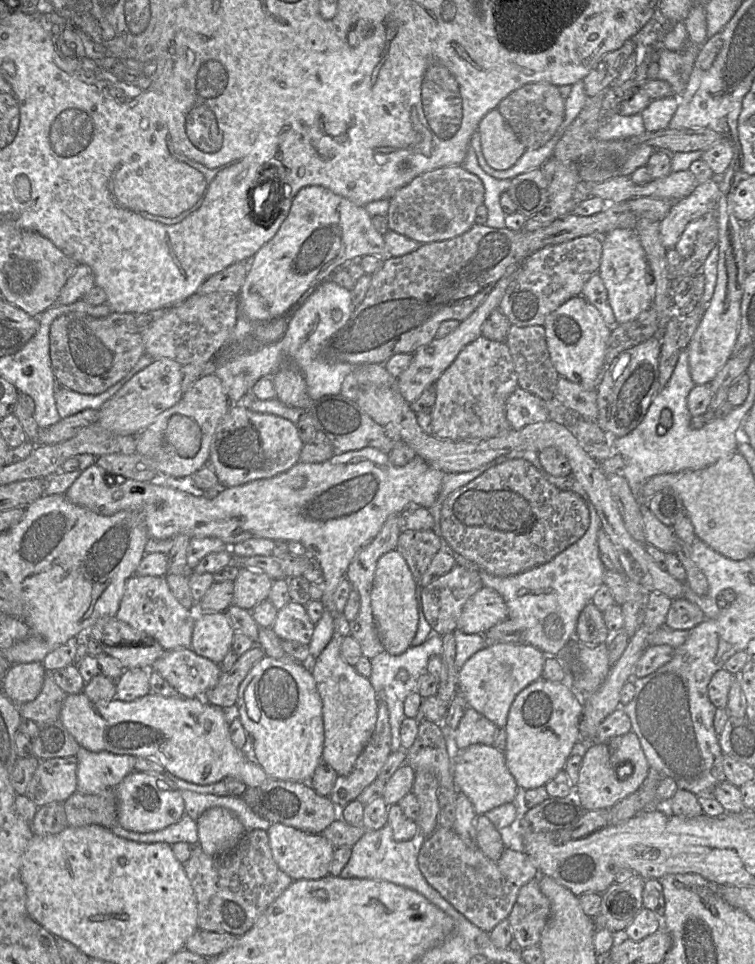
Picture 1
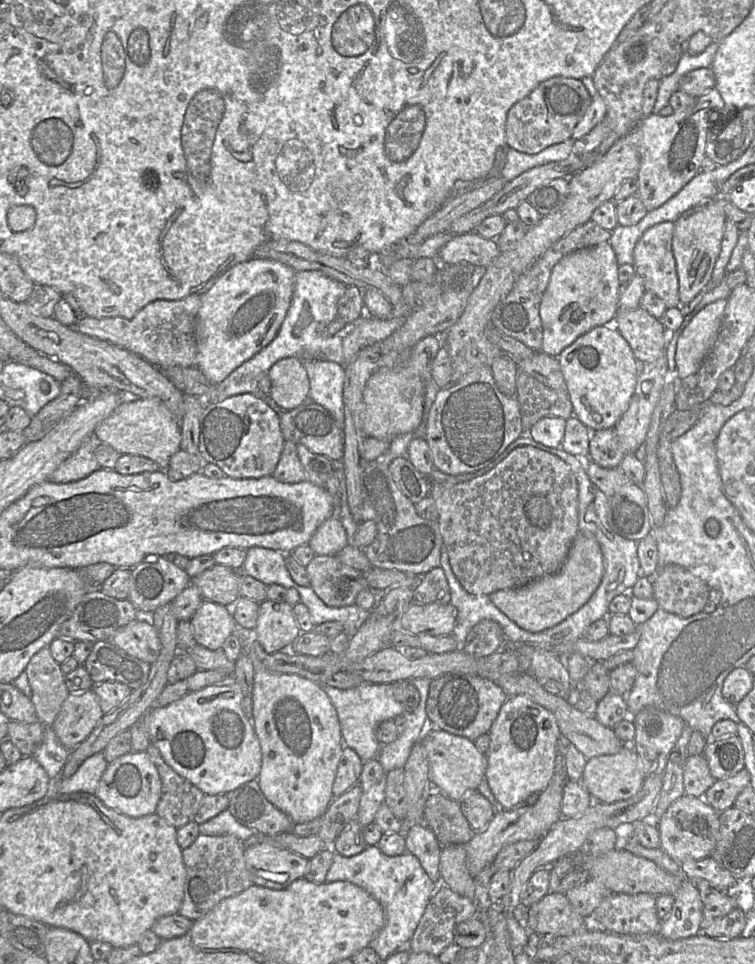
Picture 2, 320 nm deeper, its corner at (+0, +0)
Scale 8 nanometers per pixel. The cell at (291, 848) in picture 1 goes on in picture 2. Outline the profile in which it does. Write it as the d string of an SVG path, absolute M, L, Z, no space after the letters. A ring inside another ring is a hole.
M268 843L249 845L244 853L253 884L283 890L293 881L304 878L309 859Z

